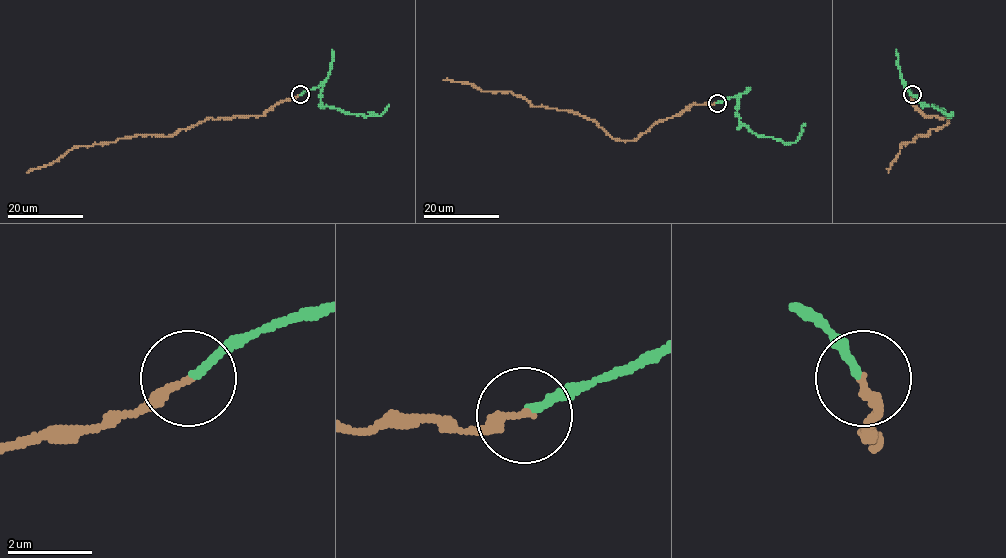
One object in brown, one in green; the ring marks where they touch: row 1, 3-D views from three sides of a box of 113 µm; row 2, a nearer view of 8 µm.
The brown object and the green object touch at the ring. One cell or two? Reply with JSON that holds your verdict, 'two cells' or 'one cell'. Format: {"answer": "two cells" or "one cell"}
{"answer": "one cell"}

